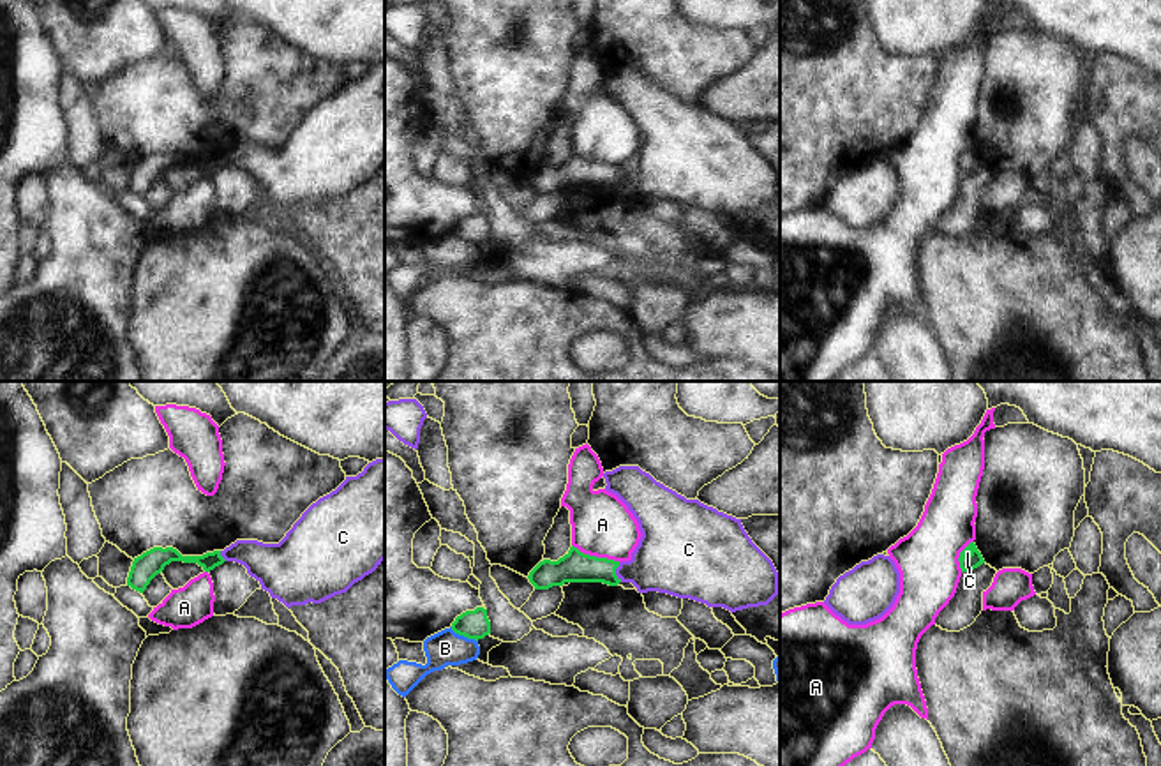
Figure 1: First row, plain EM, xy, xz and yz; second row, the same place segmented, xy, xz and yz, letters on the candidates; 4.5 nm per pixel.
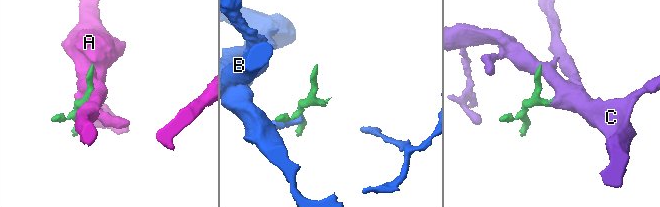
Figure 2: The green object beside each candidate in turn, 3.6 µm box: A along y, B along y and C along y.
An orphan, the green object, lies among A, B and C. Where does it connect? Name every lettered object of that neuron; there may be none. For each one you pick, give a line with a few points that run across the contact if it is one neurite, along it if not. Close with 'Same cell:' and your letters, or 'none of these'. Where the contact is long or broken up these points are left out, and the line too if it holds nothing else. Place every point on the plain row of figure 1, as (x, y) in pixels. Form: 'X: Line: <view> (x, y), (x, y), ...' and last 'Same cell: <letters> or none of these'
C: Line: xz (576, 172), (614, 177), (648, 175), (667, 165)
Same cell: C.

